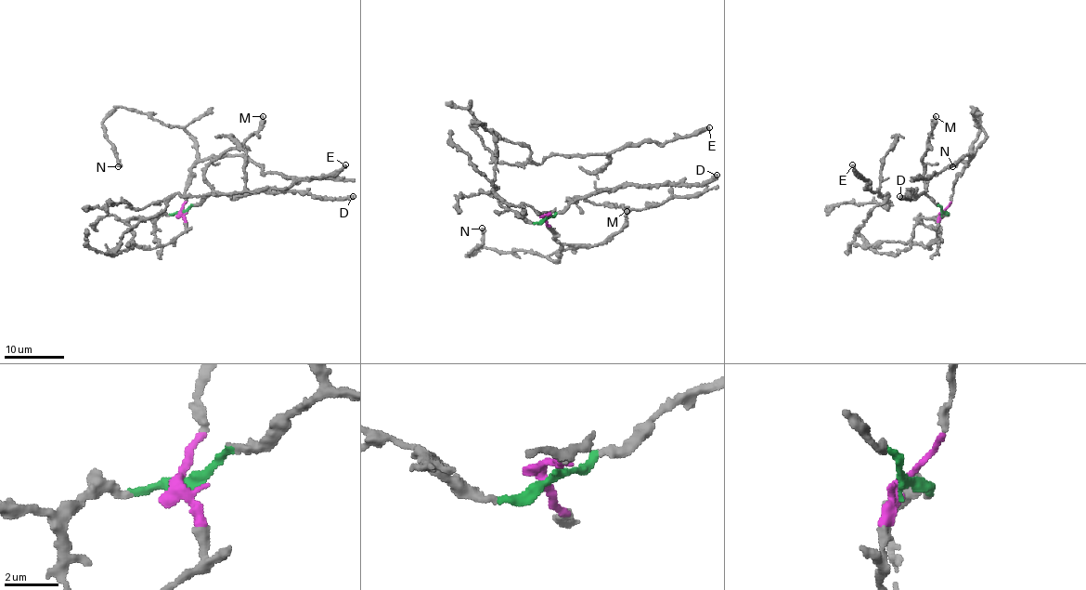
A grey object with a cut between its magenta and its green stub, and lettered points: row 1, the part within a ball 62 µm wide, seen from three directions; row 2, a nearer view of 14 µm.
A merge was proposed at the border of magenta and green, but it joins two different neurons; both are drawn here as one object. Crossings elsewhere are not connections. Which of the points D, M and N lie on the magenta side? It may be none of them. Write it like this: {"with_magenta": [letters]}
{"with_magenta": ["N"]}

